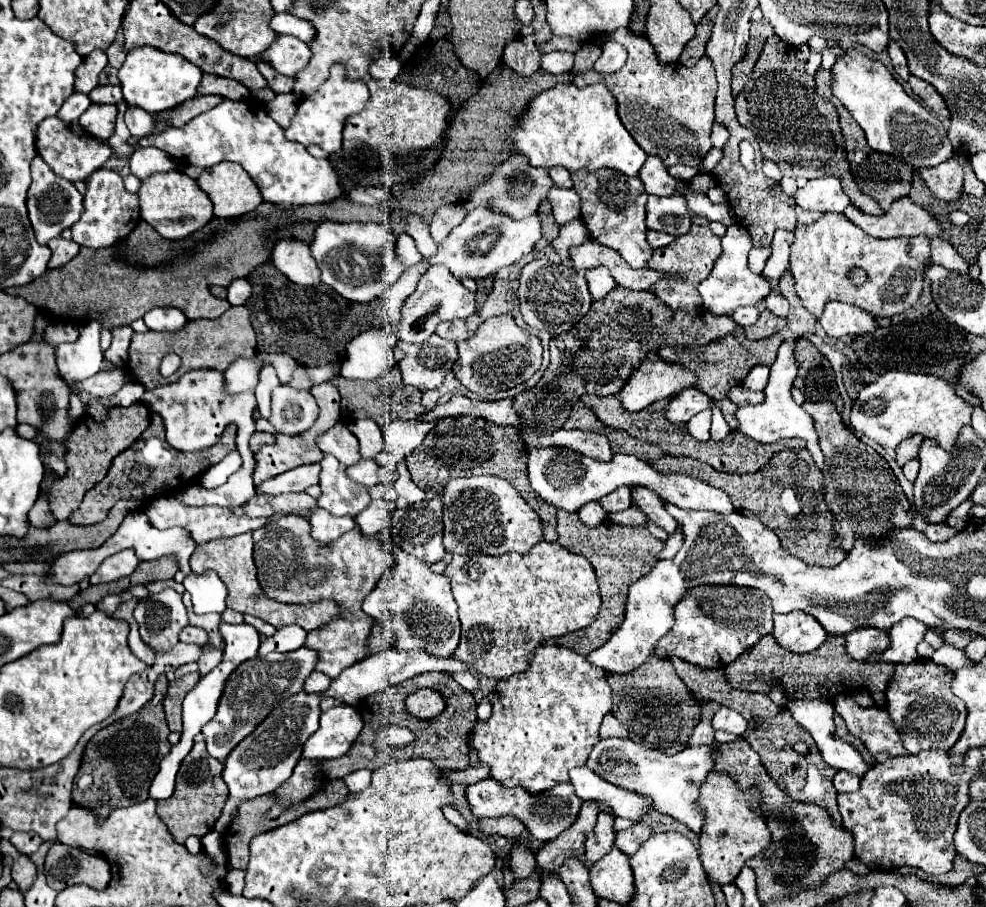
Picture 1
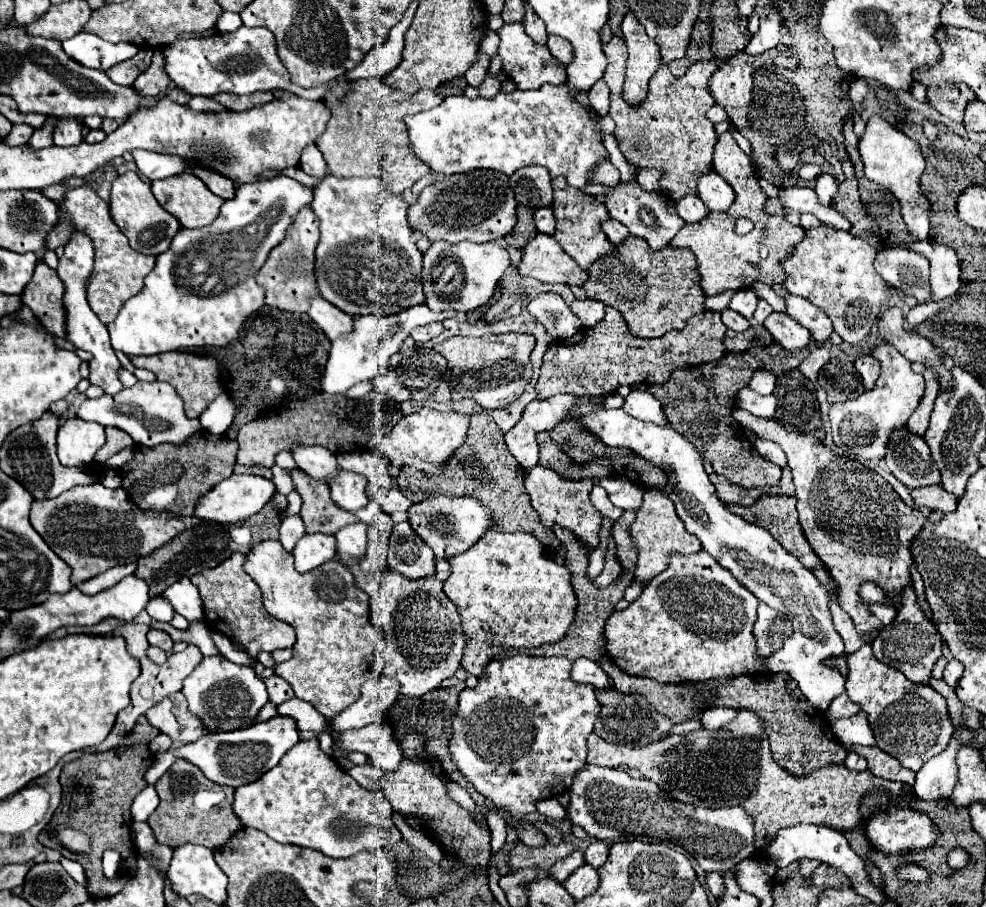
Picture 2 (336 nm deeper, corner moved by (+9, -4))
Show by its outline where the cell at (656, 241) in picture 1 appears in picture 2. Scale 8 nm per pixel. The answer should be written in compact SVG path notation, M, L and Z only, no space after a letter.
M607 219L607 221L603 221L601 229L603 229L603 233L609 237L609 241L611 241L613 245L621 243L621 241L623 241L623 237L627 237L627 235L629 235L629 233L627 233L627 227L625 227L623 223L615 221L615 219Z

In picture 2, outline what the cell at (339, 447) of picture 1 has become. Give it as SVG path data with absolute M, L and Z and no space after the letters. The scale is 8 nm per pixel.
M341 469L337 479L331 483L331 499L345 511L359 511L369 503L365 491L365 477Z

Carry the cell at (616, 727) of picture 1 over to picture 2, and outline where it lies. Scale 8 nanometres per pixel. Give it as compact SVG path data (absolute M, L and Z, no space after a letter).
M741 709L737 717L717 731L691 731L685 735L669 735L661 741L643 747L623 747L603 741L591 733L587 737L587 763L601 767L633 767L649 781L655 781L669 797L681 803L703 803L705 807L743 805L755 817L757 857L763 857L765 847L775 839L777 831L797 823L815 823L835 827L839 831L853 829L861 823L861 799L873 787L889 789L891 799L903 799L907 791L899 783L891 783L871 775L869 771L849 771L845 765L827 765L805 777L785 773L771 757L769 739L763 721L757 713Z

